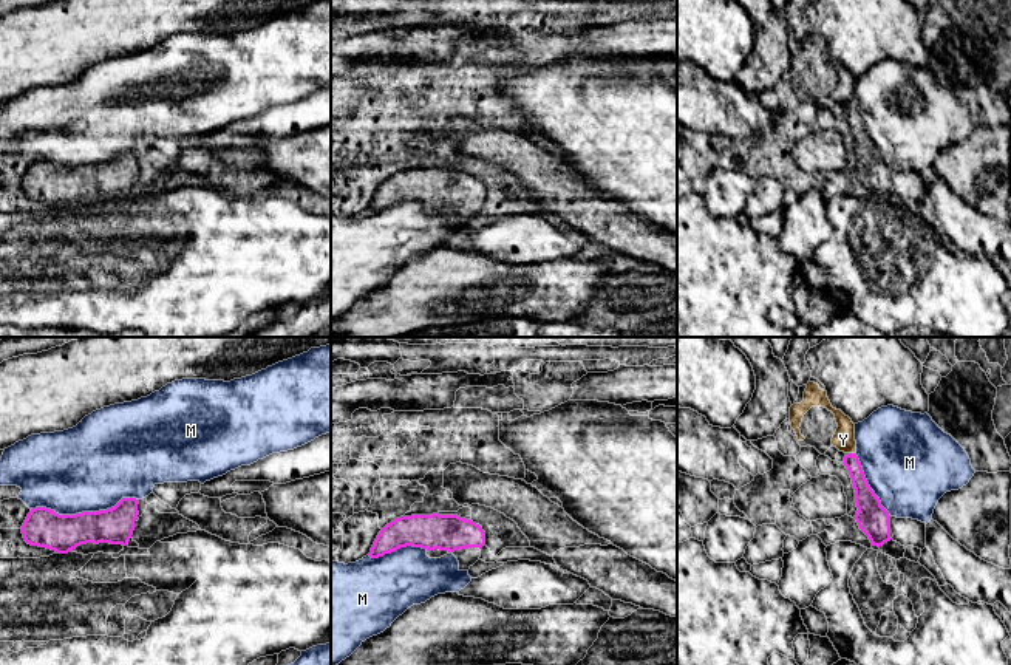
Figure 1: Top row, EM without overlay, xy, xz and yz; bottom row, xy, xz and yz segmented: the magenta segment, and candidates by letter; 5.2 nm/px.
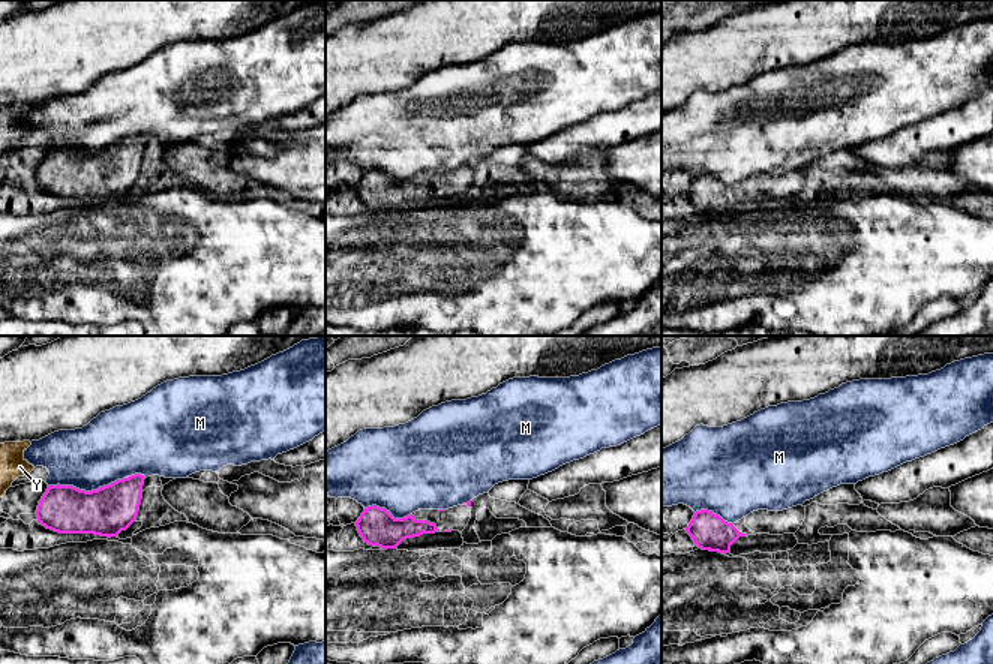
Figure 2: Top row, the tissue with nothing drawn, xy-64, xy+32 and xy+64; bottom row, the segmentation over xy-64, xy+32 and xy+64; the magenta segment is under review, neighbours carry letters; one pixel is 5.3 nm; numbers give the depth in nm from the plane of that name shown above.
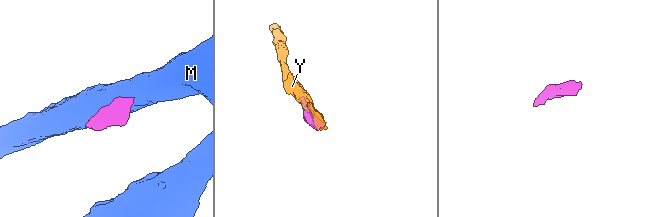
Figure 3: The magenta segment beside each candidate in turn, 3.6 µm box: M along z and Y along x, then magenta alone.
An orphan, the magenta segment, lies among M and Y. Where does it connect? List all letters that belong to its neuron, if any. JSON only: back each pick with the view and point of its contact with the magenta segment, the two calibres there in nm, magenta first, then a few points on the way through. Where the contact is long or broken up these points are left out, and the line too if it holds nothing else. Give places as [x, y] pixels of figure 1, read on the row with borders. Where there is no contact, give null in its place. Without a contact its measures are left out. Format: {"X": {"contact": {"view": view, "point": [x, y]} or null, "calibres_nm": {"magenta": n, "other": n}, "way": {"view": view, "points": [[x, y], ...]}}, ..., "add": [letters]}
{"add": []}

